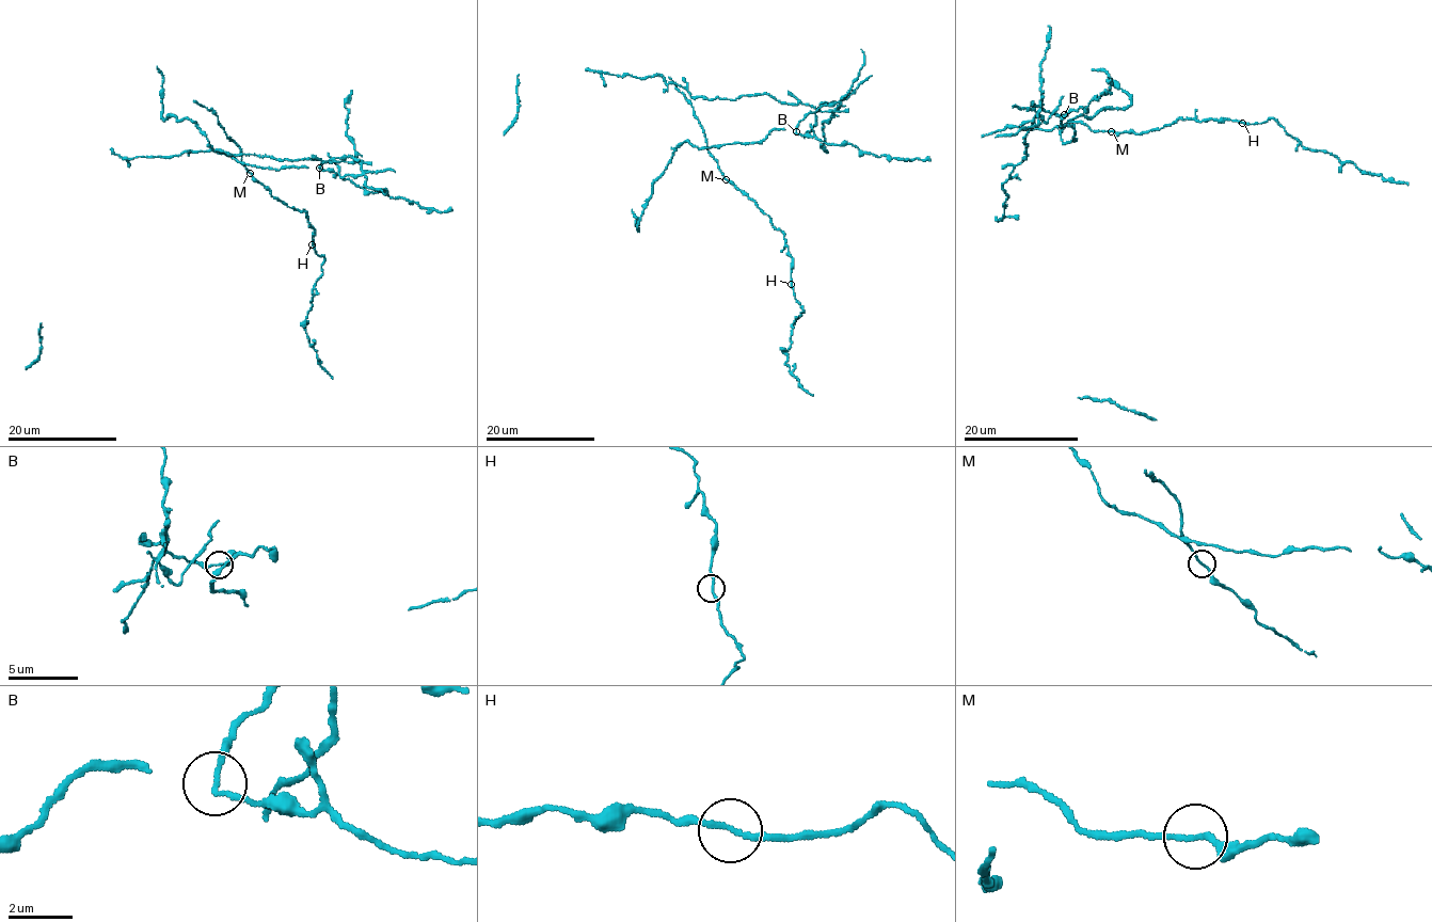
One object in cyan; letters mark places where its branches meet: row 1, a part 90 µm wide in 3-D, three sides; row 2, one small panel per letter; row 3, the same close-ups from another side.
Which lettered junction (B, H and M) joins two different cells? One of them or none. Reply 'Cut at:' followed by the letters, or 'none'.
Cut at: B

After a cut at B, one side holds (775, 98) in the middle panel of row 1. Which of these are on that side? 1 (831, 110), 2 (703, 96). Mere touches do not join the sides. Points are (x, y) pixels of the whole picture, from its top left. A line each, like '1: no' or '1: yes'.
1: yes
2: yes

